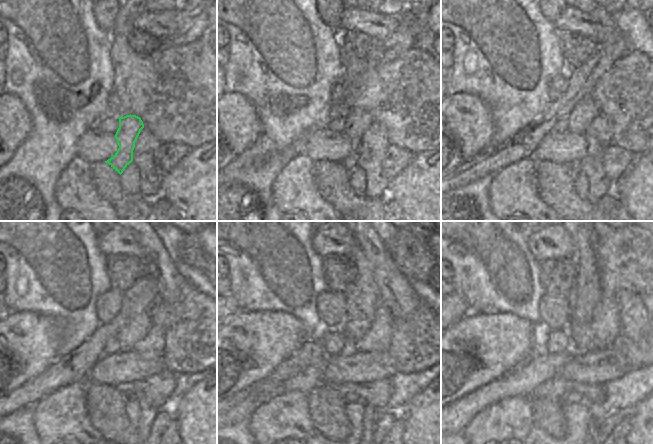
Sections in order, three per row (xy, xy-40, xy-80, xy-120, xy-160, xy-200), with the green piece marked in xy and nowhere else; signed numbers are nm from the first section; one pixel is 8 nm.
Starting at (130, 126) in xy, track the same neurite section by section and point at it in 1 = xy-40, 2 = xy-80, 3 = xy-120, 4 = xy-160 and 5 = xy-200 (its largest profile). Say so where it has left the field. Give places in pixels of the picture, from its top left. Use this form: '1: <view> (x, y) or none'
1: xy-40 (357, 121)
2: xy-80 (586, 110)
3: xy-120 (137, 325)
4: xy-160 (362, 299)
5: xy-200 (585, 293)

